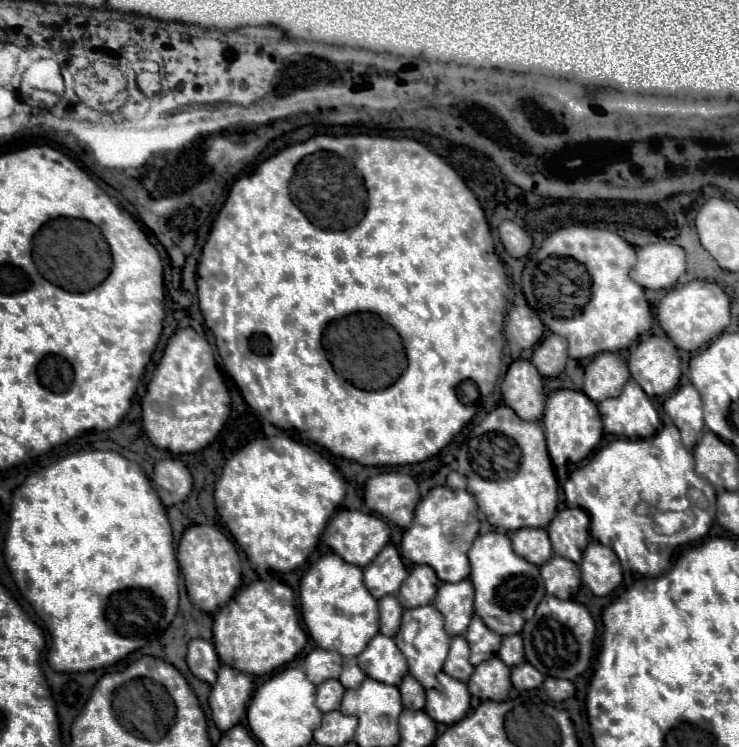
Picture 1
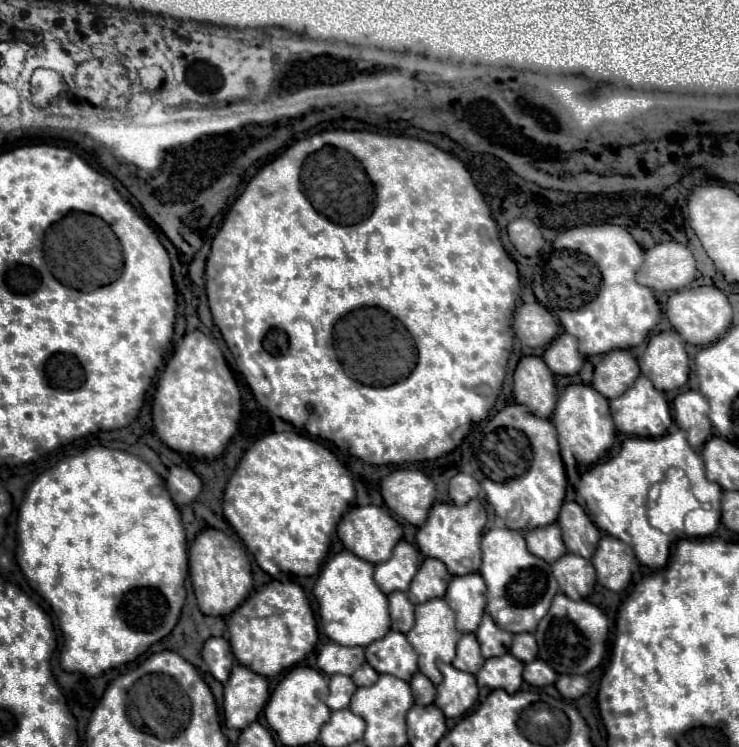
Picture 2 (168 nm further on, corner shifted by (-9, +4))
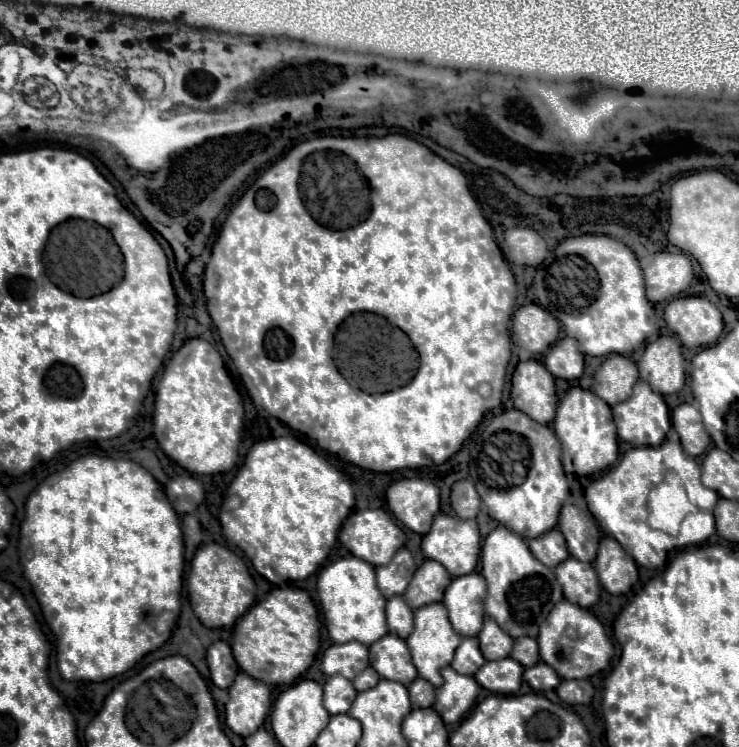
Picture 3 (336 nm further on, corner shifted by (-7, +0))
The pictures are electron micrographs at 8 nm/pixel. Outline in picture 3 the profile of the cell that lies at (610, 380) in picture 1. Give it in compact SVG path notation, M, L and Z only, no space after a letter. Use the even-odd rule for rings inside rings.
M611 355L595 371L595 383L591 391L599 395L605 403L615 405L631 395L637 379L639 371L631 359L623 355Z

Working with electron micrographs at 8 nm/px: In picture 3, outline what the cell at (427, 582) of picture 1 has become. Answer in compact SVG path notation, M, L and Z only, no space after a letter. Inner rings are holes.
M427 559L413 575L403 599L411 609L423 607L427 603L443 601L443 591L451 583L451 575L445 571L441 563Z

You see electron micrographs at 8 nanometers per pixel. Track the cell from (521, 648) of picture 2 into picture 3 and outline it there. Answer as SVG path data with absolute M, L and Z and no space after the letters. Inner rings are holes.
M527 636L515 639L511 657L513 657L515 661L523 663L523 667L533 667L533 665L539 661L539 647L537 647L537 641Z

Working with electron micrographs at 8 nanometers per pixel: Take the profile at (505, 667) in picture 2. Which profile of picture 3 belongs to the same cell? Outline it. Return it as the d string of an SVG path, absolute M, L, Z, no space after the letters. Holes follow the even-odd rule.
M505 657L499 661L487 661L475 673L475 681L493 693L511 695L511 693L519 691L523 671L525 671L525 667L521 663L515 663L515 659Z

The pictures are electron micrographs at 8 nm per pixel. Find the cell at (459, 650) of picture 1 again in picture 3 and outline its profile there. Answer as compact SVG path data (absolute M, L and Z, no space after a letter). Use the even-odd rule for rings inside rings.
M465 637L455 651L455 659L451 667L461 675L475 675L475 671L479 671L483 663L485 659L479 651L479 641L475 637Z

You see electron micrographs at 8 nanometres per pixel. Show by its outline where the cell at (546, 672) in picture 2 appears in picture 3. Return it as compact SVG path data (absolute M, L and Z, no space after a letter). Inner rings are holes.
M539 661L535 667L525 669L523 679L525 679L535 691L549 691L549 689L555 689L555 687L561 683L559 675L557 675L551 667L547 667L543 661Z

